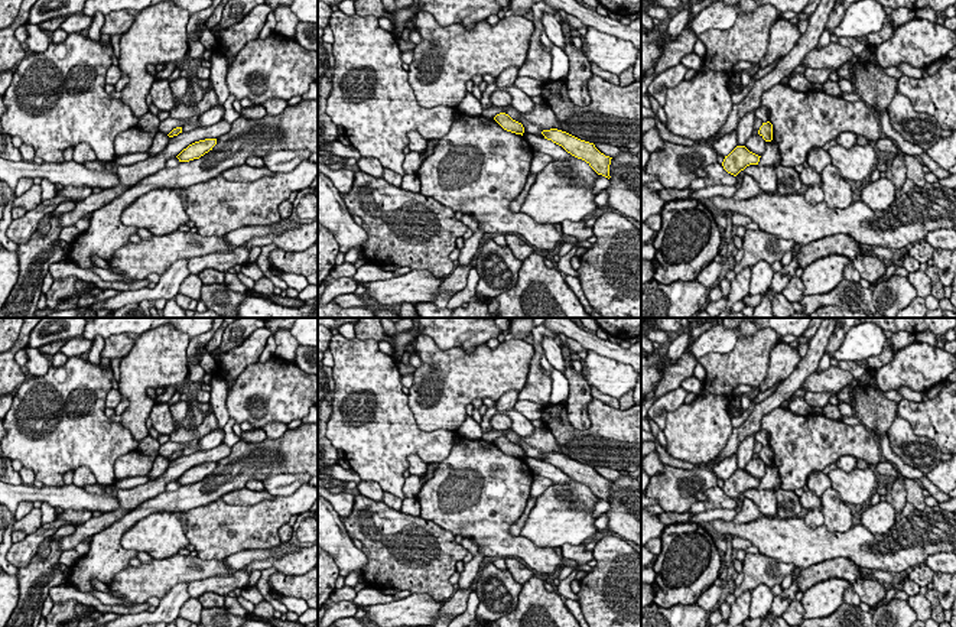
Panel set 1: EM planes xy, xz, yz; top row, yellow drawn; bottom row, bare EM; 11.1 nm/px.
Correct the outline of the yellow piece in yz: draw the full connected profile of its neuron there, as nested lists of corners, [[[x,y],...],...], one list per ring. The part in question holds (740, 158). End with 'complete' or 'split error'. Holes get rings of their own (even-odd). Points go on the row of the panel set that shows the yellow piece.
[[[736,146],[728,156],[725,156],[722,166],[728,173],[736,176],[747,166],[758,165],[760,157],[761,156],[749,152],[745,146]]]; complete

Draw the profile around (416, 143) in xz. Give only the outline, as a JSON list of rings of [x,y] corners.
[[[412,130],[407,134],[410,152],[420,153],[425,156],[427,140],[425,140],[417,131]]]

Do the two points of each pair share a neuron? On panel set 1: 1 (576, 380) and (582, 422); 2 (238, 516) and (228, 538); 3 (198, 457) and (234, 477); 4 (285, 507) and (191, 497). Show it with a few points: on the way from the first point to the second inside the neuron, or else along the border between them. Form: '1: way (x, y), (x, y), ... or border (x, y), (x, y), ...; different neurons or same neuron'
1: way (578, 390), (578, 412); same neuron
2: way (238, 522), (231, 532); same neuron
3: border (231, 447), (231, 451), (217, 463); different neurons
4: border (221, 497), (192, 507), (185, 513); different neurons

